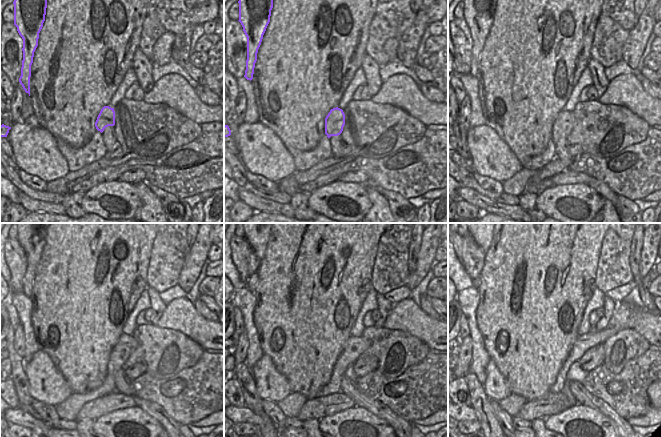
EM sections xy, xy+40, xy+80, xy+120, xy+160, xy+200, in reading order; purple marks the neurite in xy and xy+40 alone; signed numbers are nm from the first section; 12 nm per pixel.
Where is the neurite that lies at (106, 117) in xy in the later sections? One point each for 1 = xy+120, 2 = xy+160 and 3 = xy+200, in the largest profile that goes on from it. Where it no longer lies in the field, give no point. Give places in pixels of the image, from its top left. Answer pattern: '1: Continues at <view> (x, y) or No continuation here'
1: Continues at xy+120 (126, 344)
2: Continues at xy+160 (354, 346)
3: Continues at xy+200 (585, 342).

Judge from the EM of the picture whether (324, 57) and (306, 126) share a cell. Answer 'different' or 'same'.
same

